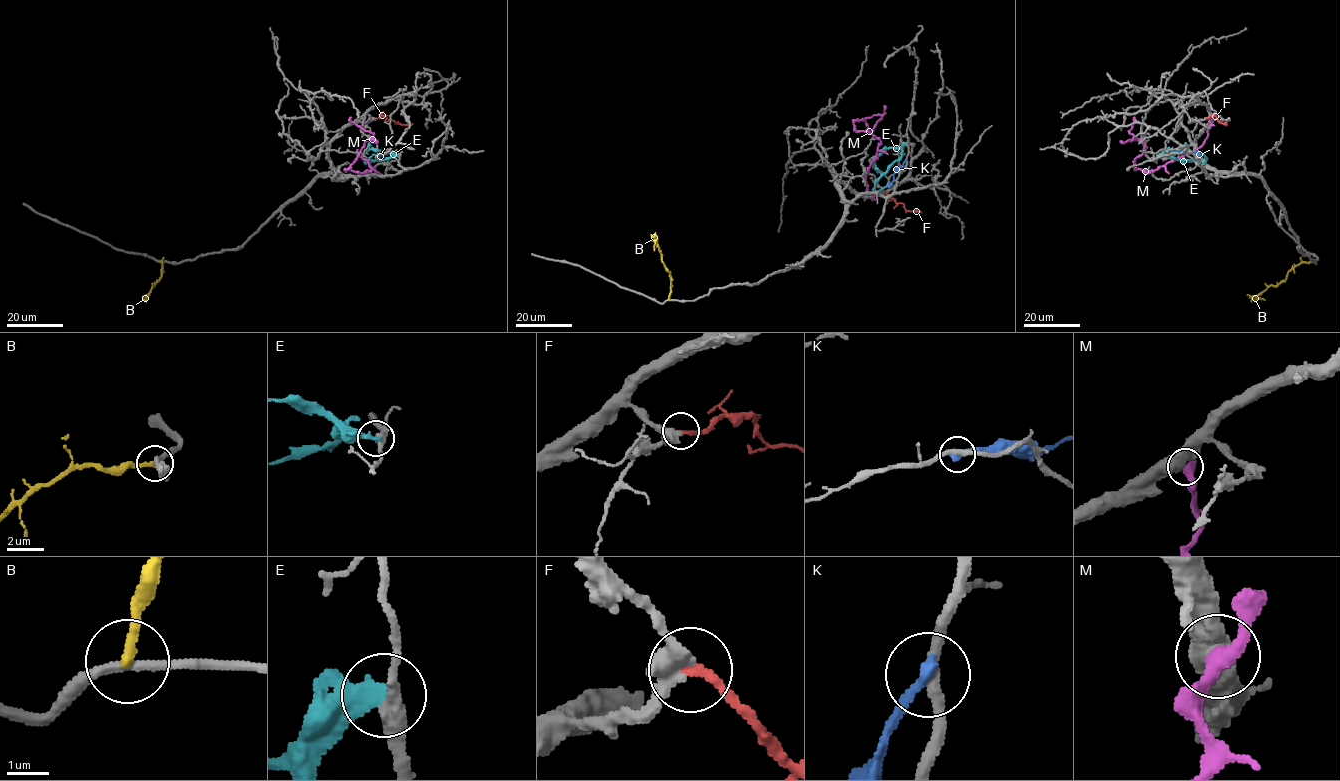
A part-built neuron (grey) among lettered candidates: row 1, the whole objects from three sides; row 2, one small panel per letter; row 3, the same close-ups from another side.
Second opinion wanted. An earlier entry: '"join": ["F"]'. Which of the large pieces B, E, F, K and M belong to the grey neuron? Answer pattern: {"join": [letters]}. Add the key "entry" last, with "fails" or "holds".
{"join": ["F"], "entry": "holds"}

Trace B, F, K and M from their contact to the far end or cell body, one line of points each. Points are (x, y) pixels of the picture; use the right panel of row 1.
B: (1314, 262), (1301, 262), (1276, 286), (1270, 285), (1251, 300), (1249, 296)
F: (1205, 118), (1215, 116), (1220, 122), (1227, 124)
K: (1174, 153), (1196, 150), (1202, 156)
M: (1211, 118), (1200, 146), (1148, 172), (1135, 169), (1134, 160), (1145, 151), (1145, 145), (1129, 133), (1134, 117)

